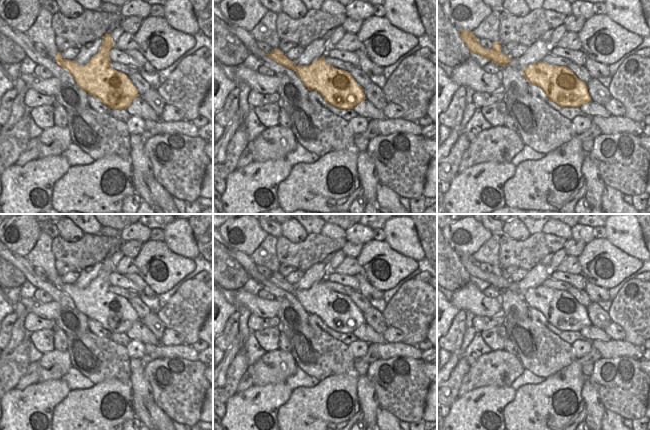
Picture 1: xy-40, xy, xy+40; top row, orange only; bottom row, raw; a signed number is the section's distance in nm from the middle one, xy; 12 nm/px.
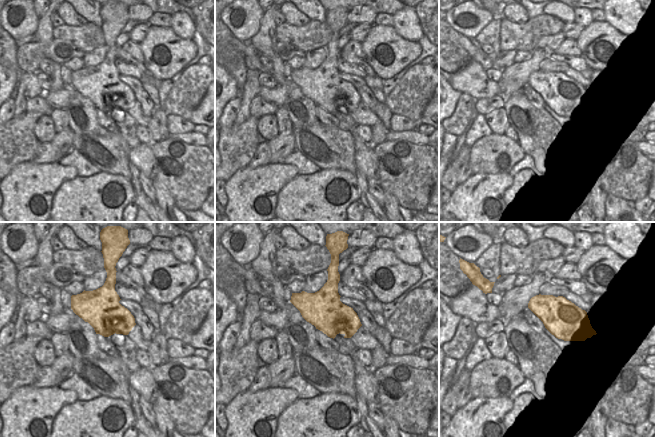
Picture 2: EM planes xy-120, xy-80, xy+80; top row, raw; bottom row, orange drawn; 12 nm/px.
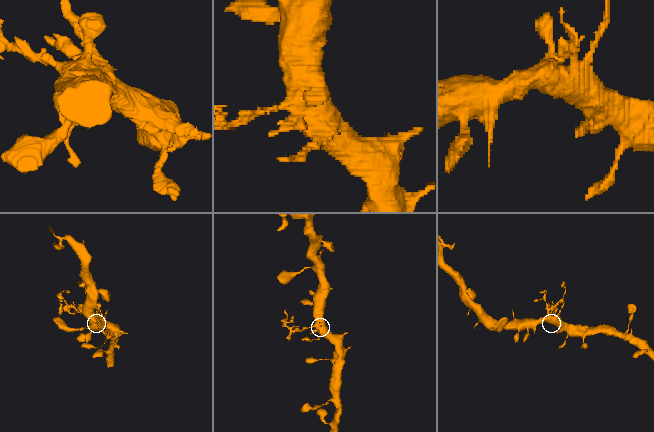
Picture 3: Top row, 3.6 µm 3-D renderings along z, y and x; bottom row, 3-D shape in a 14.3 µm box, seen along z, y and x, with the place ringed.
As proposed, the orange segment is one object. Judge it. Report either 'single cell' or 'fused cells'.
fused cells

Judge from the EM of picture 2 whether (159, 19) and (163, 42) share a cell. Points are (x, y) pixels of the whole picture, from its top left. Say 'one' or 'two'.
two

